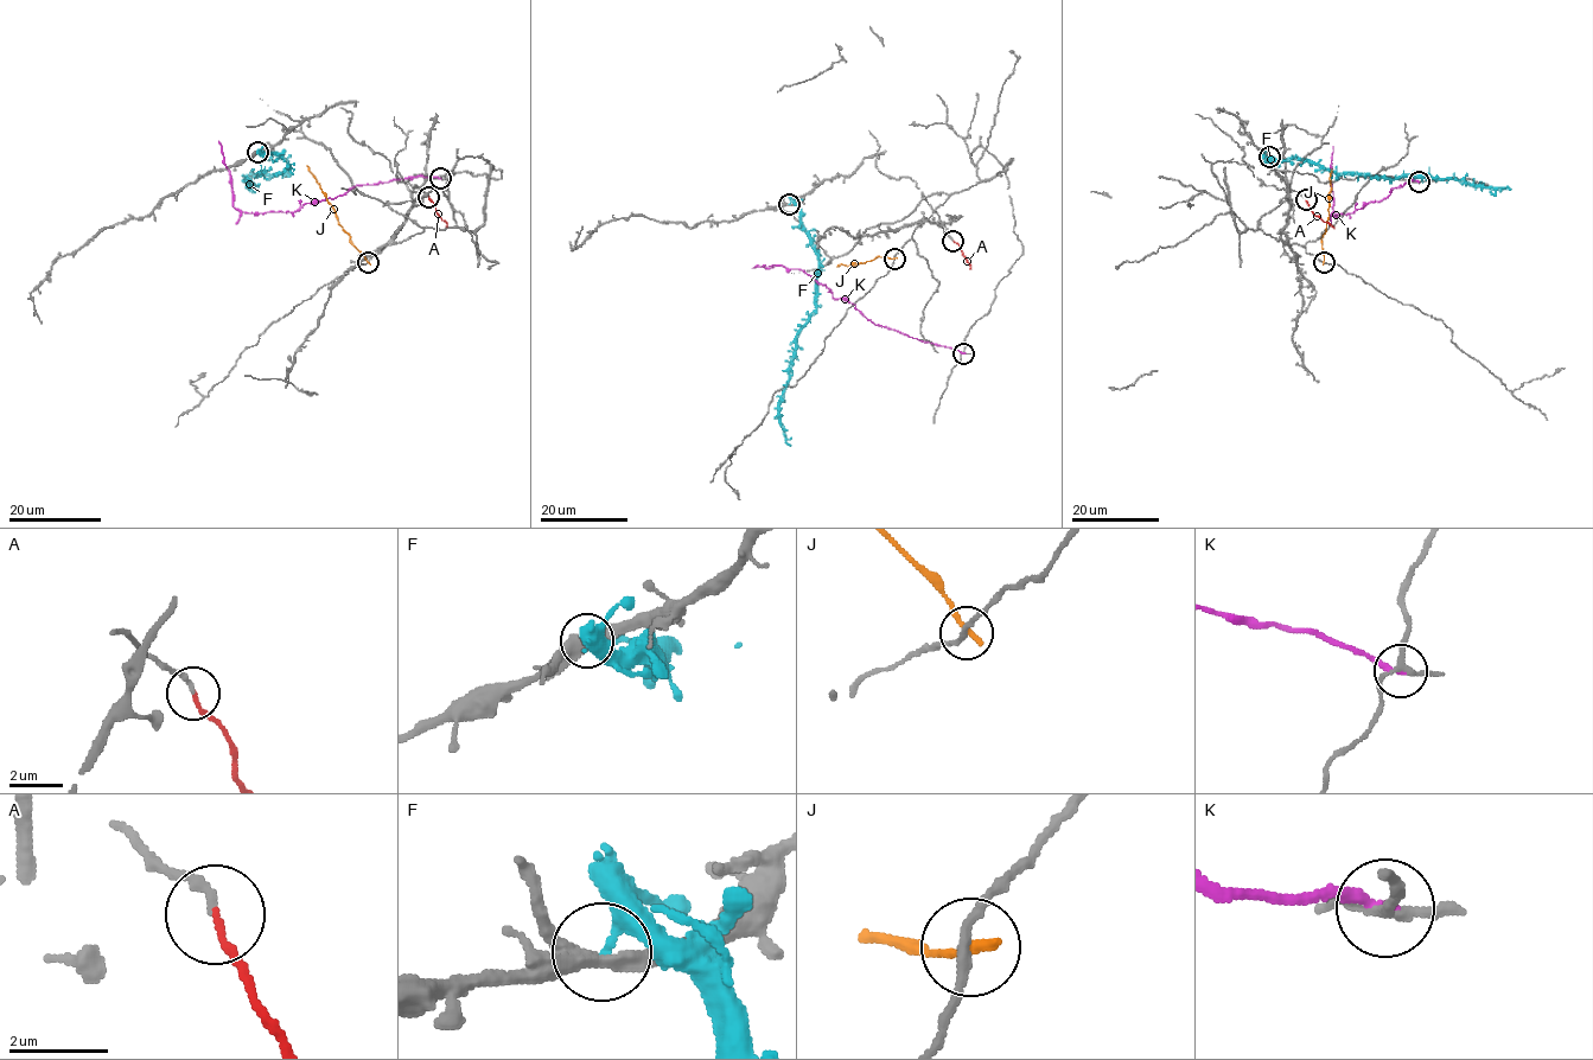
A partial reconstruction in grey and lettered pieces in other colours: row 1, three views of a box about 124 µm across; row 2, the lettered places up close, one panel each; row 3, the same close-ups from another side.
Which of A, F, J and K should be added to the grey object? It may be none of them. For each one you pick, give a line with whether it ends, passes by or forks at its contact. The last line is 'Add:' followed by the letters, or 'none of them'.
A: It ends there
Add: A

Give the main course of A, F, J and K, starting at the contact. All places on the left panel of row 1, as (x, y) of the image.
A: (428, 197), (446, 227)
F: (257, 152), (275, 154), (287, 164), (285, 172), (261, 173), (247, 180), (259, 185)
J: (368, 262), (339, 223), (336, 211), (307, 165)
K: (440, 179), (393, 179), (351, 186), (293, 212), (244, 214), (234, 206), (218, 141)

